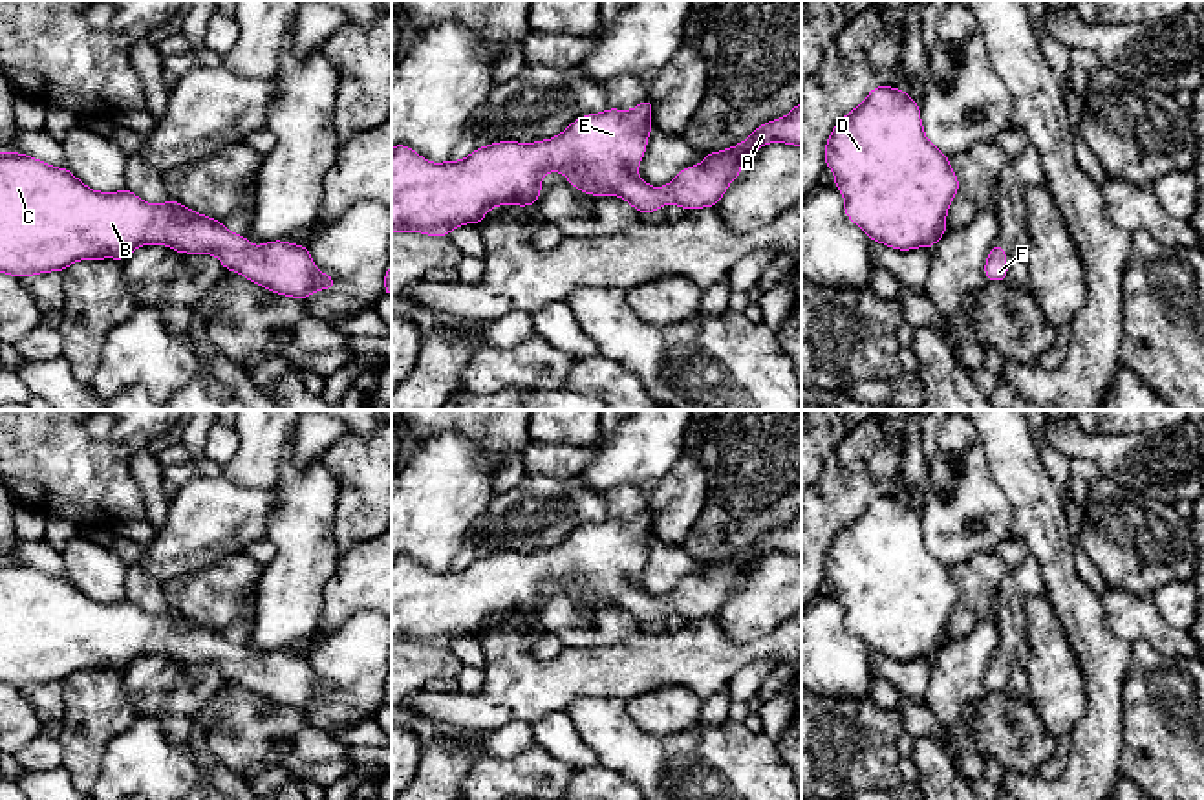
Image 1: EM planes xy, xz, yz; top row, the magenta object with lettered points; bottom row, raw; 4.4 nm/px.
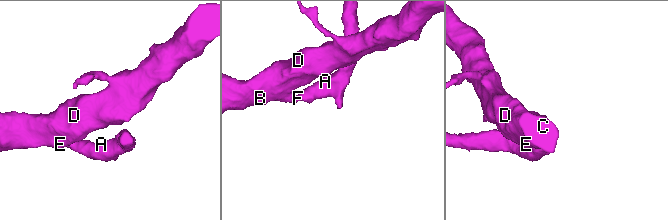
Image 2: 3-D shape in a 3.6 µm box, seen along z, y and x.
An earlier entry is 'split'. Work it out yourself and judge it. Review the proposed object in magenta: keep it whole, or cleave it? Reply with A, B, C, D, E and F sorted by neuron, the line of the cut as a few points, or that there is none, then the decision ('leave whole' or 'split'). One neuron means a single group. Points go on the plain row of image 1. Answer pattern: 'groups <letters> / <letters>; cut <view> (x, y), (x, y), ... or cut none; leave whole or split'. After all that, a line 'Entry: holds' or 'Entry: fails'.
groups A B C D E F; cut none; leave whole
Entry: fails

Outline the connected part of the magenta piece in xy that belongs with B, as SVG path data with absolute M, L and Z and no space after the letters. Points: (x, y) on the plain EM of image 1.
M0 562L0 683L22 688L62 683L79 670L124 672L141 655L212 665L223 679L300 710L335 697L335 686L315 676L307 655L253 655L176 610L152 615L128 599L99 602L70 578Z

